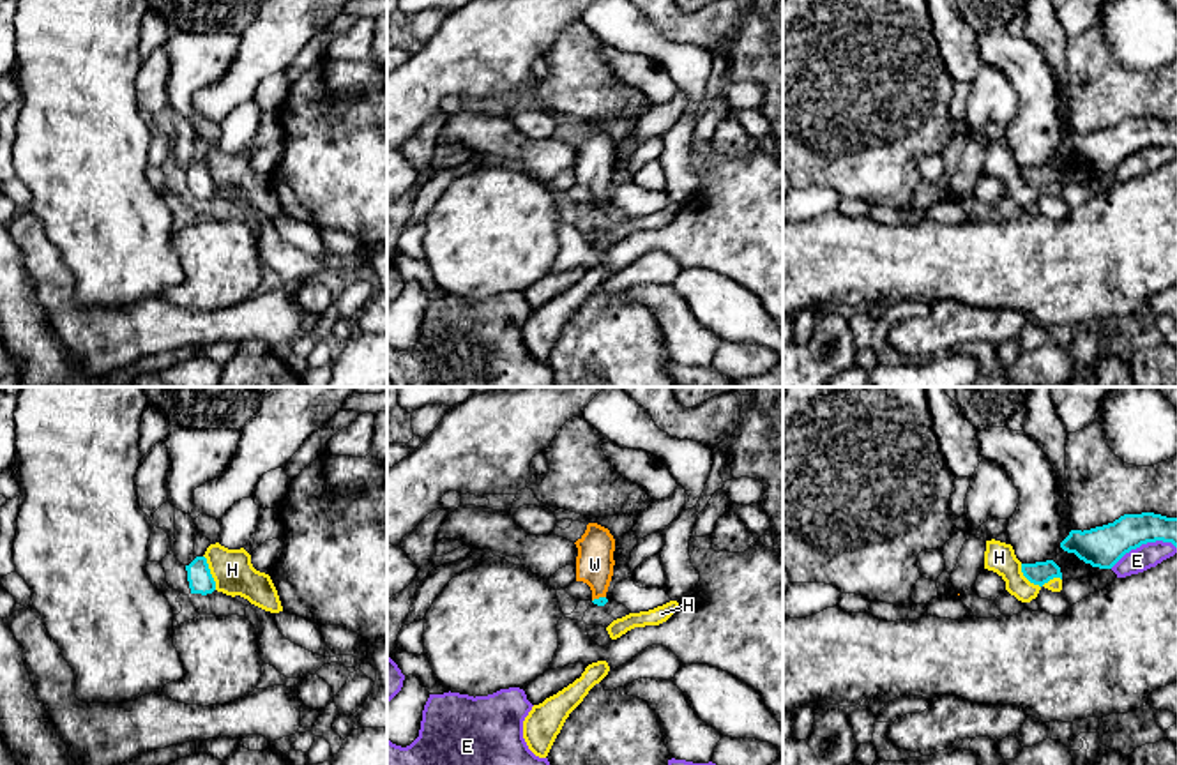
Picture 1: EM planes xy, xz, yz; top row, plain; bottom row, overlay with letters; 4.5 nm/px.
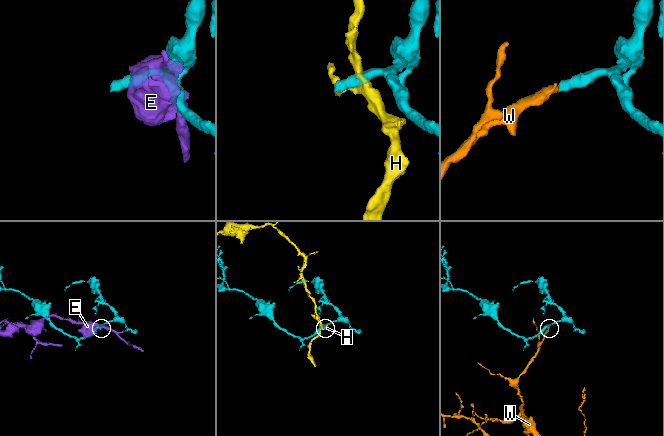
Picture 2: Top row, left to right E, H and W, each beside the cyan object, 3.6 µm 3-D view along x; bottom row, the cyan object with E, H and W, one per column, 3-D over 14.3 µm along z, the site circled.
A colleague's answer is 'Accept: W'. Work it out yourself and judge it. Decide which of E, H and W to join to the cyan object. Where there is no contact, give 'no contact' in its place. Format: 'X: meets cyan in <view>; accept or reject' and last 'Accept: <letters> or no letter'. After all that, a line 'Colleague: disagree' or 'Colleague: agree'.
E: meets cyan in yz; reject
H: meets cyan in yz; reject
W: meets cyan in xz; accept
Accept: W
Colleague: agree

